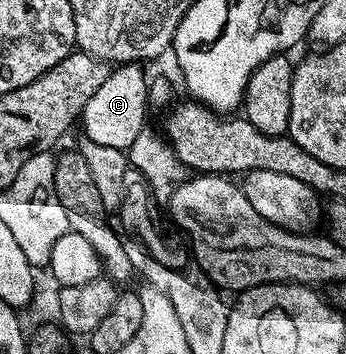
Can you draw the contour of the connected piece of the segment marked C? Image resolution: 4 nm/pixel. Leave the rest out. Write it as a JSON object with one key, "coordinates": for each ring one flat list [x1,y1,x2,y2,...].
{"coordinates":[[122,63,109,73,102,87,91,96,84,108,81,125,84,137,93,143,116,150,128,150,145,129,145,114,149,112,148,77,138,63]]}

